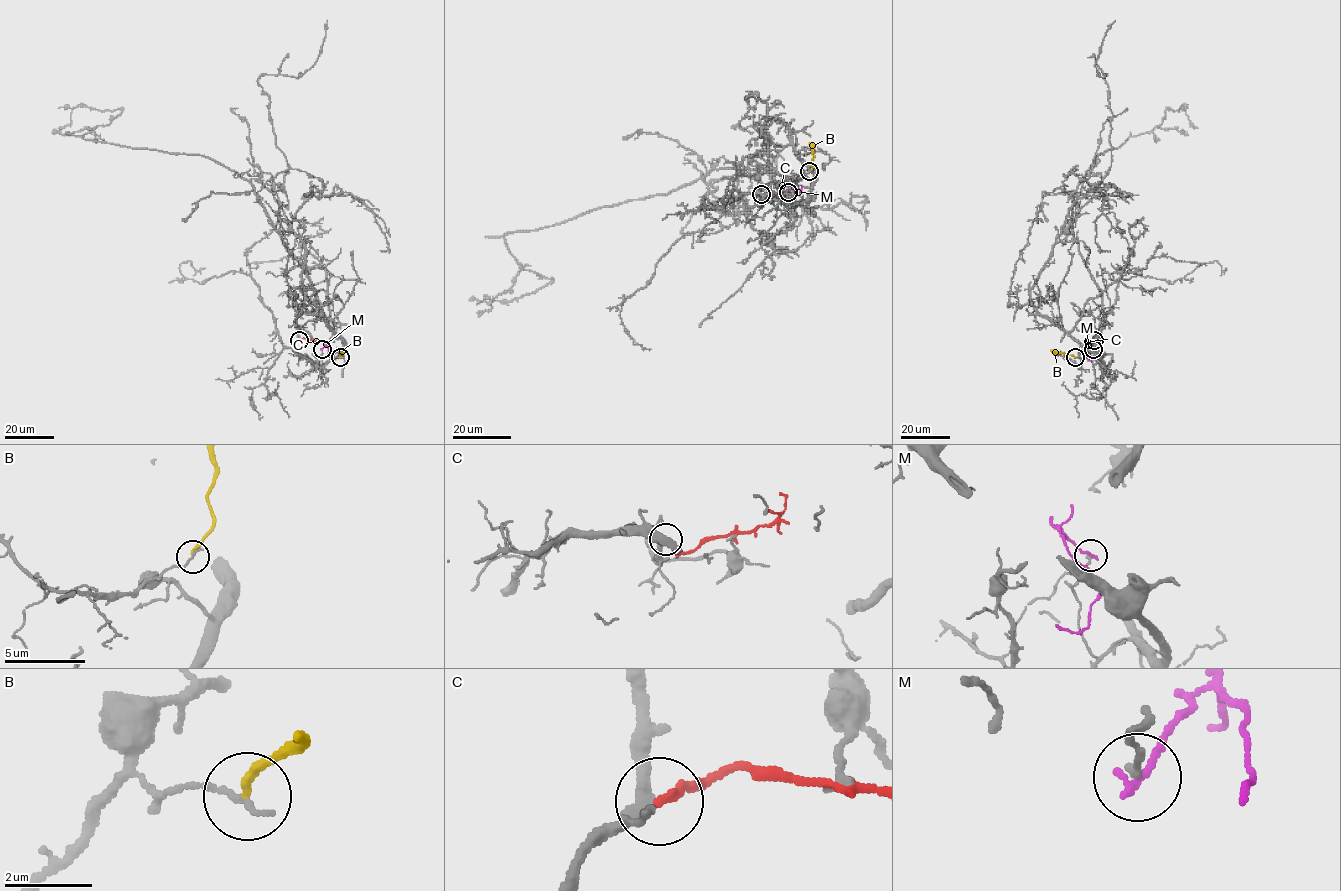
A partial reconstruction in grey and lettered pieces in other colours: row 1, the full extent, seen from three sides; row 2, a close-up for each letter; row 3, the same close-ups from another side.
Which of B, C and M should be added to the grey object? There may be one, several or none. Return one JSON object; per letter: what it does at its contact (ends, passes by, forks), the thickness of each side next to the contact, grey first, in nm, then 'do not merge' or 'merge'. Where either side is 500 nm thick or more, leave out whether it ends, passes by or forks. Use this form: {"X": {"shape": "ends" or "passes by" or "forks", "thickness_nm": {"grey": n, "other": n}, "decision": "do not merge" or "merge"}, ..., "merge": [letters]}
{"B": {"shape": "ends", "thickness_nm": {"grey": 150, "other": 200}, "decision": "do not merge"}, "C": {"shape": "ends", "thickness_nm": {"grey": 200, "other": 180}, "decision": "do not merge"}, "M": {"shape": "ends", "thickness_nm": {"grey": 140, "other": 200}, "decision": "do not merge"}, "merge": []}

